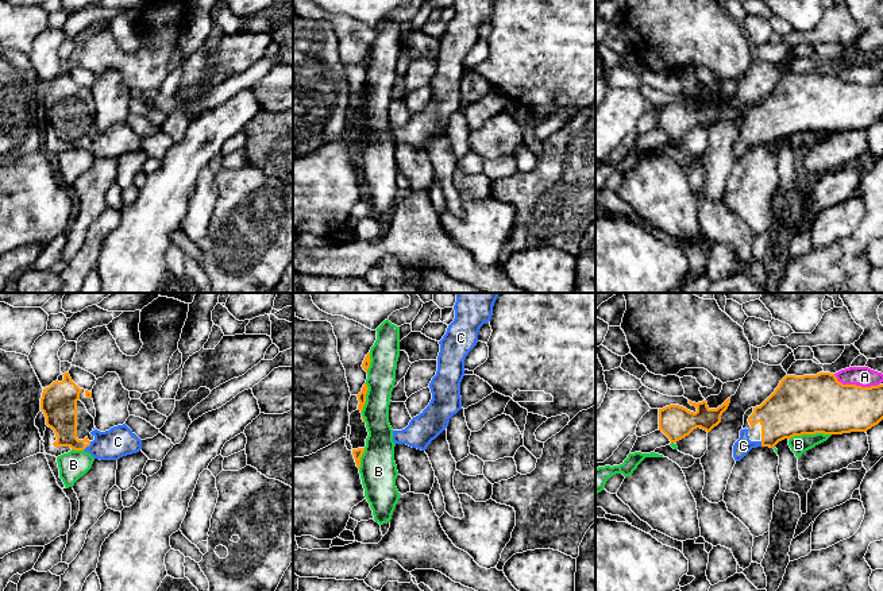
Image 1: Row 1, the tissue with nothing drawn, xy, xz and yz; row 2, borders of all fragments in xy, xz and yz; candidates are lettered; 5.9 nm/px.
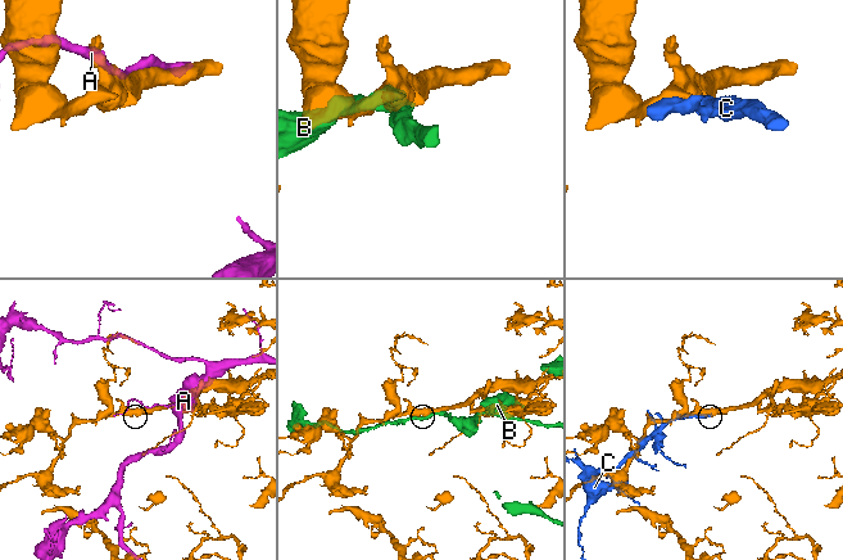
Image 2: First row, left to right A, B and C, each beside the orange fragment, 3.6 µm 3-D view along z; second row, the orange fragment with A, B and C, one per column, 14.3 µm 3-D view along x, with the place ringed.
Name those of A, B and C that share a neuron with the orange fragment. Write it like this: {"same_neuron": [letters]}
{"same_neuron": ["C"]}

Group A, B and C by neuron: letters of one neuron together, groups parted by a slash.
A / B / C

